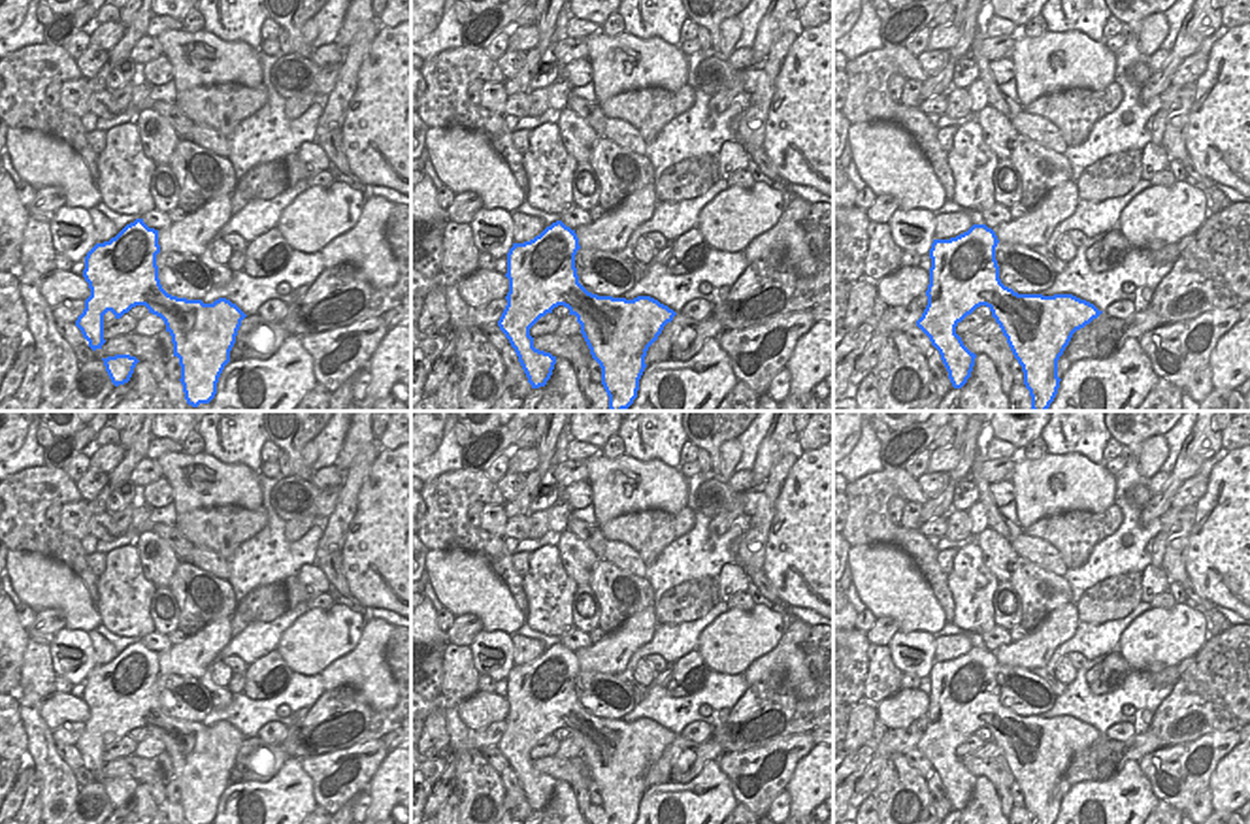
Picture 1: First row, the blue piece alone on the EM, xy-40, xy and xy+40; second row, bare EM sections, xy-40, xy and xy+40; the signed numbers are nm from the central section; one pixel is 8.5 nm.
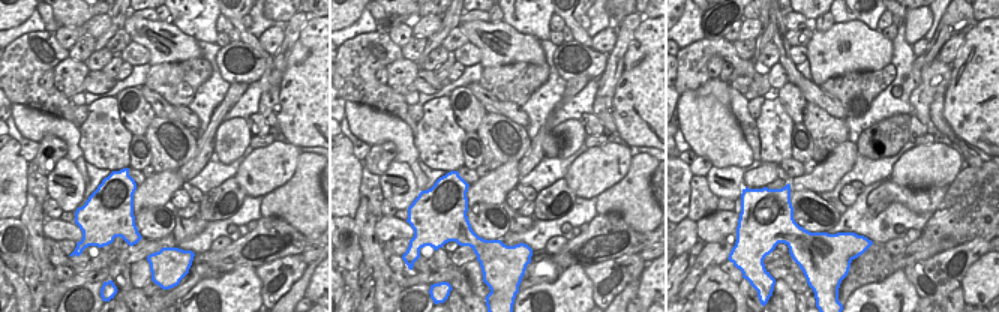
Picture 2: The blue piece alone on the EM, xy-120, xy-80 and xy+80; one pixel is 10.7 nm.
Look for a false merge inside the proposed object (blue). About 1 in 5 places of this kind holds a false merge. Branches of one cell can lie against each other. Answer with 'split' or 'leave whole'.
leave whole

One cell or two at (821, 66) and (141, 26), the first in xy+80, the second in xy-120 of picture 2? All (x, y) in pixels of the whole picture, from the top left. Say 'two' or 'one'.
one

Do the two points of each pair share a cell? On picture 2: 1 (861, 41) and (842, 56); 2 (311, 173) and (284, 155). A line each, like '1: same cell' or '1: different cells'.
1: same cell
2: different cells

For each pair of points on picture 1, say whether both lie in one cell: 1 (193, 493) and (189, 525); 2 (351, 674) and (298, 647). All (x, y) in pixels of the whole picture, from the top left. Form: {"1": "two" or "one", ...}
{"1": "two", "2": "two"}

